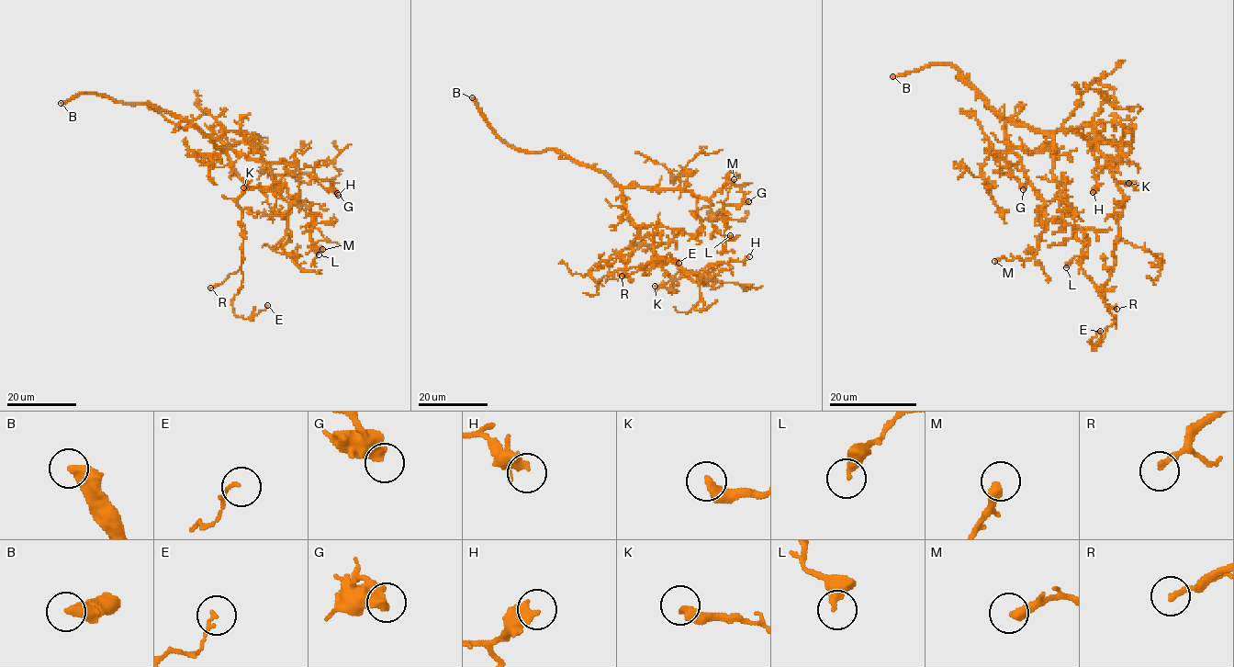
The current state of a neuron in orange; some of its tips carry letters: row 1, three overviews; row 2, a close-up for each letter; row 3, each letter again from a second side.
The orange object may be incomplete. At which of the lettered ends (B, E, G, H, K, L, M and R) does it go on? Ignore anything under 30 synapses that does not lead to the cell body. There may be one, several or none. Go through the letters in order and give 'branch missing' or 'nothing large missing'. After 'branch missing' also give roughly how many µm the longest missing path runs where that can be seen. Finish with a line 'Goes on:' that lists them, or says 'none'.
B: branch missing; about 170 µm are missing
E: nothing large missing
G: nothing large missing
H: nothing large missing
K: nothing large missing
L: nothing large missing
M: nothing large missing
R: nothing large missing
Goes on: B

